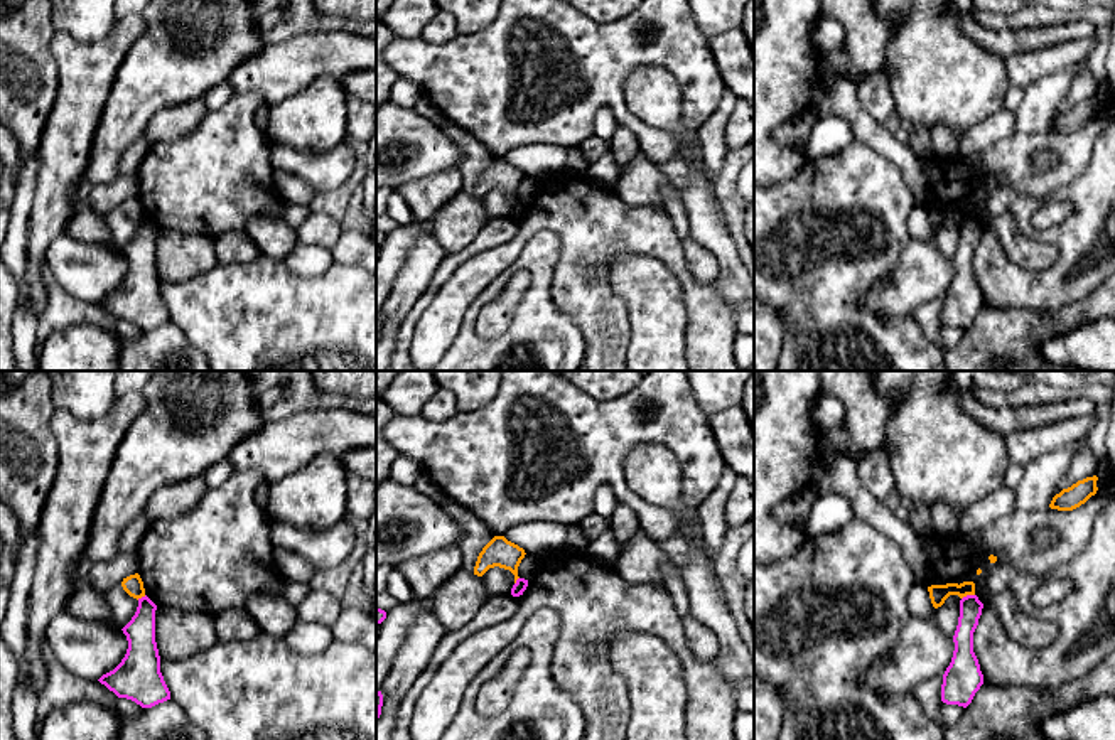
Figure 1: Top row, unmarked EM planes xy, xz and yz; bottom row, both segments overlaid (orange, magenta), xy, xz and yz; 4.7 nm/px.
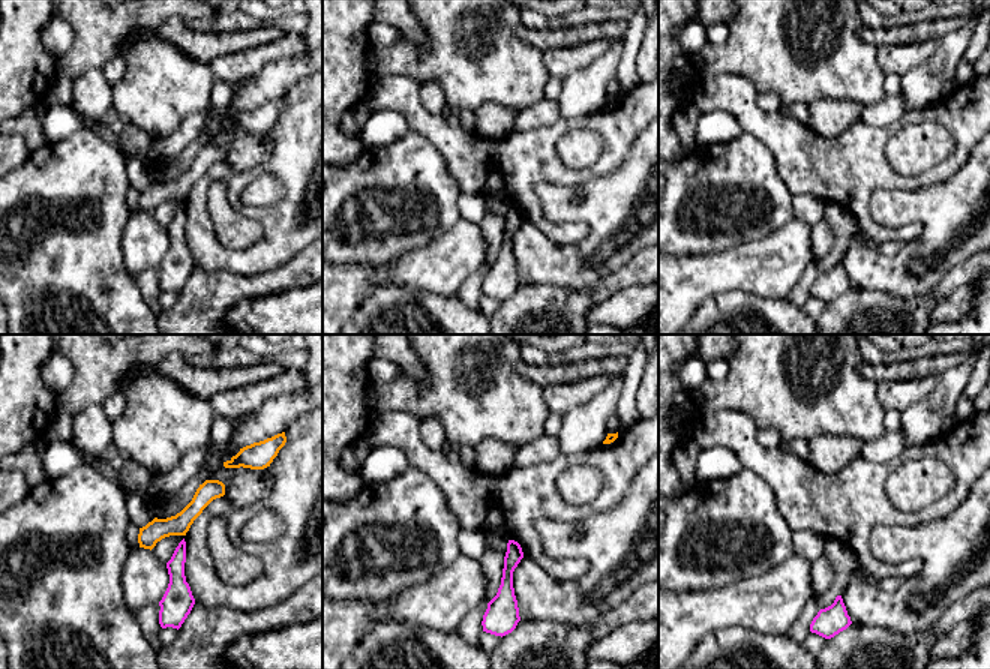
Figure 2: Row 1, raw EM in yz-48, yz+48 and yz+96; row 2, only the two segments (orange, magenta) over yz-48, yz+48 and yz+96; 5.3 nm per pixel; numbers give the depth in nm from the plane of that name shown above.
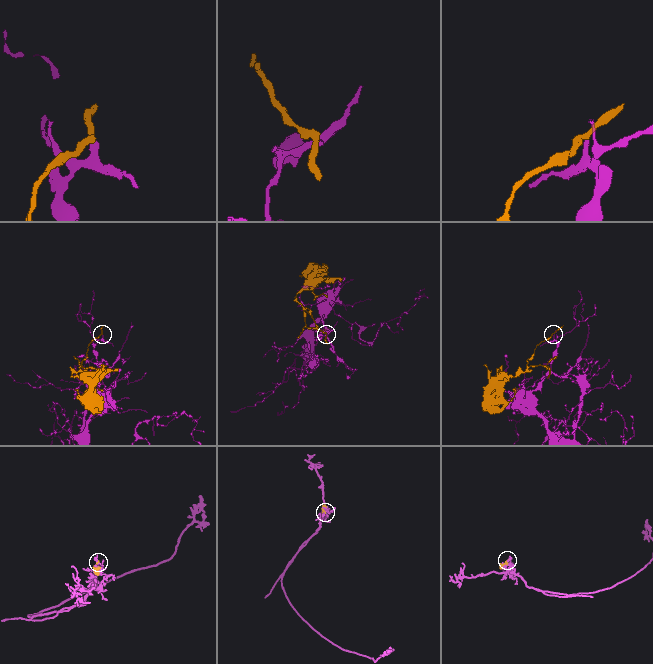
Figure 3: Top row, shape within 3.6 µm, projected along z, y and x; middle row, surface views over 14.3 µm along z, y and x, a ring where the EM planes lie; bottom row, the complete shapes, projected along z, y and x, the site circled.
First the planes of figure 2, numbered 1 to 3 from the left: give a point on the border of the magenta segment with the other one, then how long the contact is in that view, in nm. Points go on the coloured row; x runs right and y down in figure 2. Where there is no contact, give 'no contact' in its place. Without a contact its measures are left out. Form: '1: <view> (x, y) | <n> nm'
1: no contact
2: no contact
3: no contact

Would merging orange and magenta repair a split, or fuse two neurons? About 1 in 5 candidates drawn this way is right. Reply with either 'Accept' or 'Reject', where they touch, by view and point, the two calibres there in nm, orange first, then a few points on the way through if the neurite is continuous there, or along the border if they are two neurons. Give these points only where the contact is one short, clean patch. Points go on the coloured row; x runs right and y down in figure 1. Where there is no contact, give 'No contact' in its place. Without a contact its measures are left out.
Reject. Touches orange at yz (967, 594). Thickness 90 nm (orange) against 110 nm. Boundary: yz (974, 594), (967, 594), (962, 599)

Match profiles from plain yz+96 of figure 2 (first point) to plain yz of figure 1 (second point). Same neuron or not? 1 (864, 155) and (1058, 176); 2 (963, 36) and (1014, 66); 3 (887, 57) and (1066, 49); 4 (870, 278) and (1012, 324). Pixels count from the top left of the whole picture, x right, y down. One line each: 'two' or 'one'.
1: one
2: two
3: one
4: two

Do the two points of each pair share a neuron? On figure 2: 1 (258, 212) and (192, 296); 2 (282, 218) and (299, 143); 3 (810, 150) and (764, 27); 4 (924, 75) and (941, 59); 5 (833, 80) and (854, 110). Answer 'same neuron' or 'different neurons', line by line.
1: different neurons
2: same neuron
3: different neurons
4: same neuron
5: different neurons

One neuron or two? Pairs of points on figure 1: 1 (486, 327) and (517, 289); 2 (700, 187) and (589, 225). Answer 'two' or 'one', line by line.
1: one
2: two

